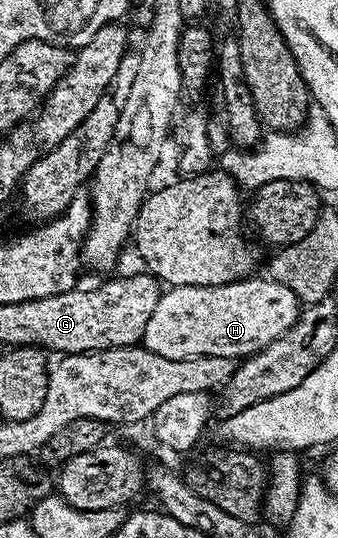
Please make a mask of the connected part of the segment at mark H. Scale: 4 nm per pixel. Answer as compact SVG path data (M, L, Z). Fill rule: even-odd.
M246 278L236 280L233 284L219 286L173 286L162 291L155 306L155 314L147 322L143 337L144 347L150 352L172 360L189 360L192 356L218 356L236 361L238 358L253 355L266 348L275 338L279 338L292 324L297 323L299 301L297 295L277 280L253 280Z

